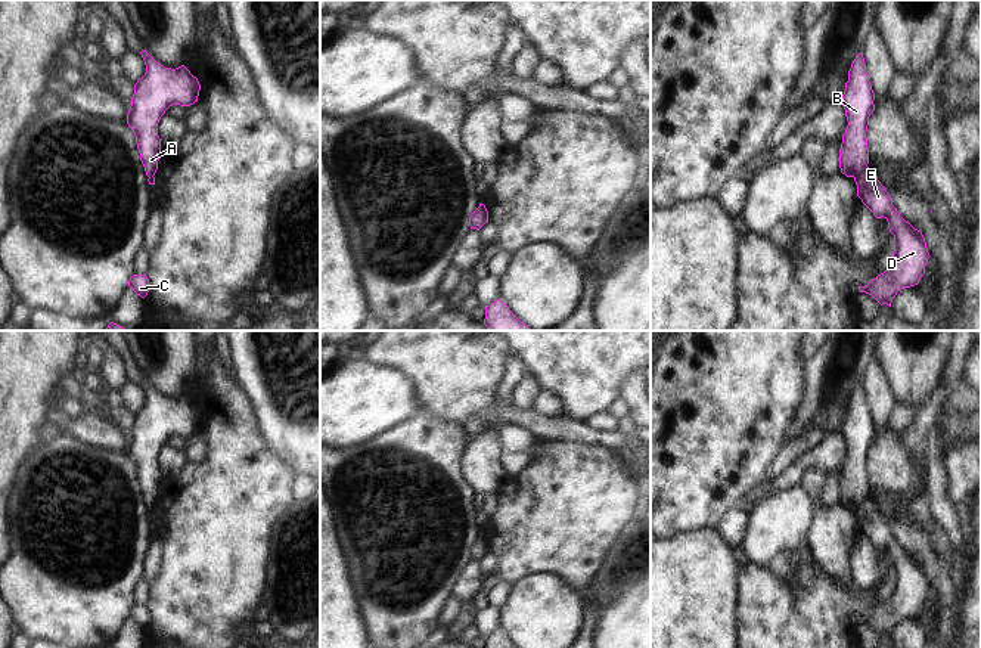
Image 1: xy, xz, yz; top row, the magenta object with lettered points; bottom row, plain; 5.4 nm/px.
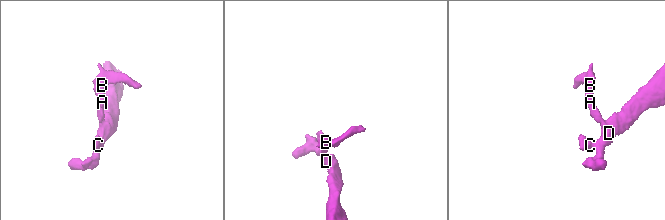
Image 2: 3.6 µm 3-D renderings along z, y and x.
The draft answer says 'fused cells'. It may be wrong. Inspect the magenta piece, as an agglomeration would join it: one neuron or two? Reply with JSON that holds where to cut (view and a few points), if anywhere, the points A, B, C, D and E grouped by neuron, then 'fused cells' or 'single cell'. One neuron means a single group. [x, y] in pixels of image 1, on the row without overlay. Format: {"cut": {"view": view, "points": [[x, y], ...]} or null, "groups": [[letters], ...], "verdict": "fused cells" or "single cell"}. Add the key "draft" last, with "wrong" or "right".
{"cut": {"view": "yz", "points": [[868, 498], [854, 508]]}, "groups": [["A", "B"], ["C", "D", "E"]], "verdict": "fused cells", "draft": "right"}

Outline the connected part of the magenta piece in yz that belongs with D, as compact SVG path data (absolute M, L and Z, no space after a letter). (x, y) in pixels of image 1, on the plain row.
M864 499L854 512L857 527L876 549L884 548L888 552L888 559L894 565L894 583L887 593L887 601L867 616L860 616L859 621L872 626L881 636L891 638L898 621L919 614L931 586L922 562L900 546L872 499Z

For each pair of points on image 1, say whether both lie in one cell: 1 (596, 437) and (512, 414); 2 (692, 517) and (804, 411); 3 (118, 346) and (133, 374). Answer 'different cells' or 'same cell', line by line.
1: same cell
2: different cells
3: same cell

